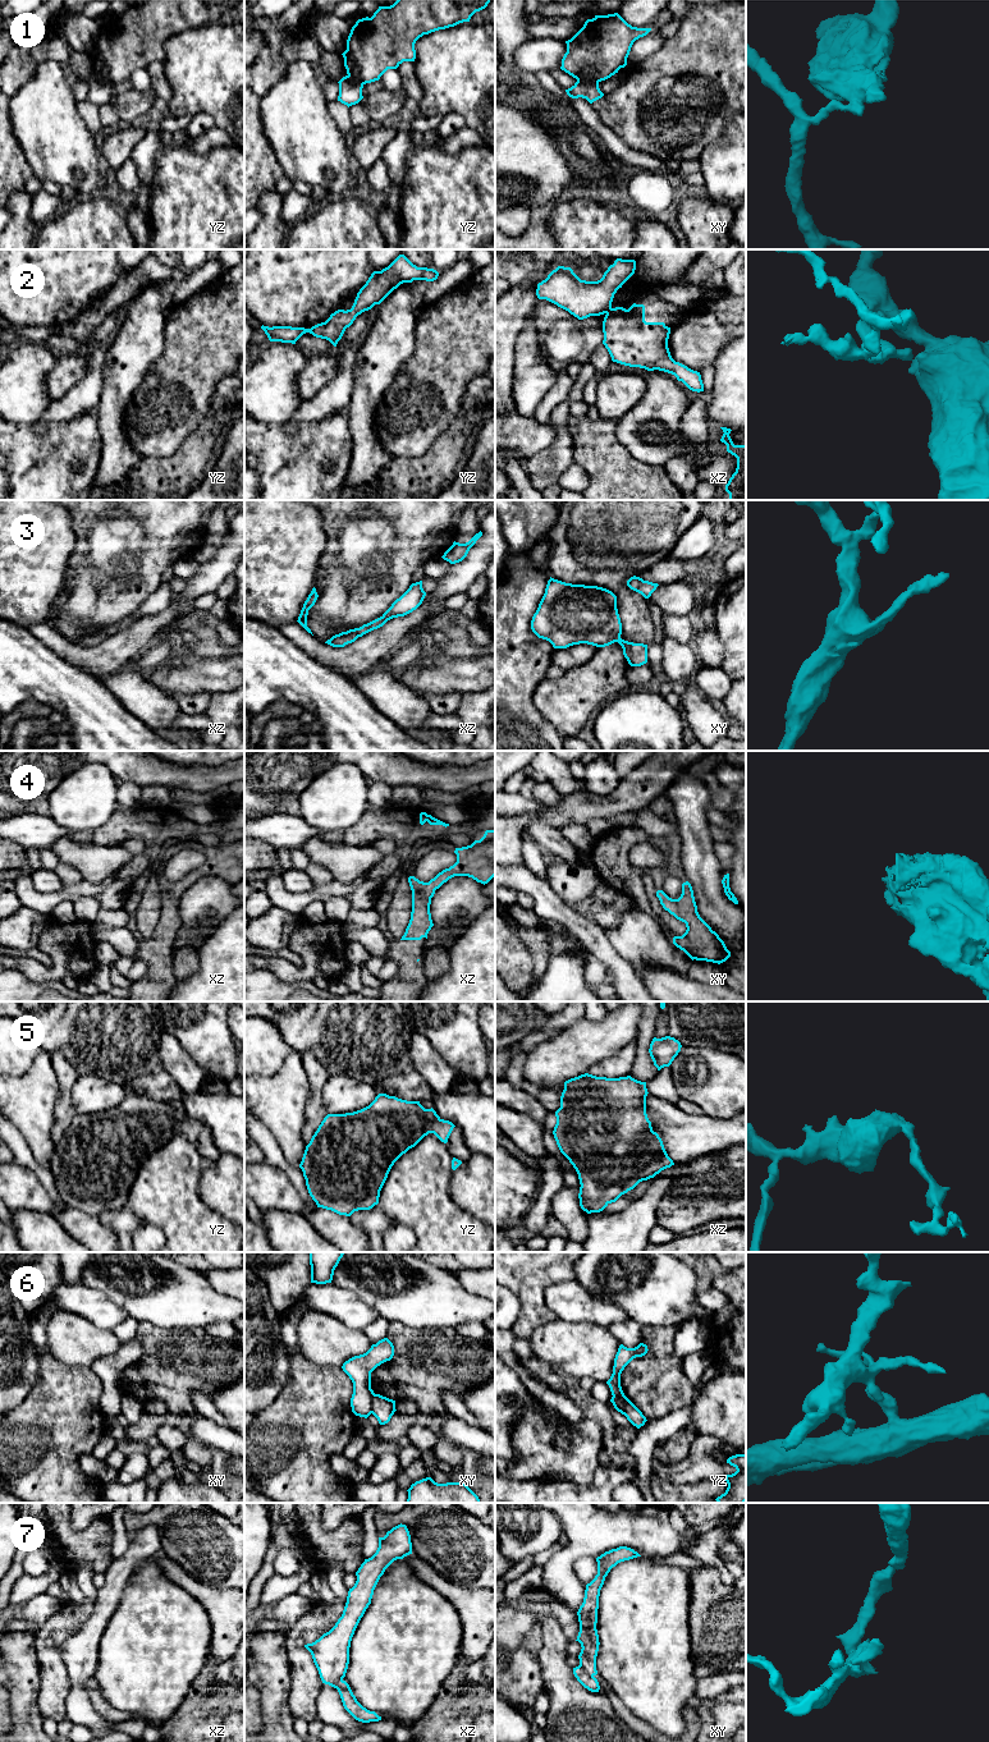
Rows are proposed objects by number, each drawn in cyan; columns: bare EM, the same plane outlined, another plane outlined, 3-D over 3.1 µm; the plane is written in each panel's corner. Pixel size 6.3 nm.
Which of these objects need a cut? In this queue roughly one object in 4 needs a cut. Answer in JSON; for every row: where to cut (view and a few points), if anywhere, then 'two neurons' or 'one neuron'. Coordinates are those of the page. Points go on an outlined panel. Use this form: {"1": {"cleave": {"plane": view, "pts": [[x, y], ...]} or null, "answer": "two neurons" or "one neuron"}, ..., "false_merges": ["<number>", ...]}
{"1": {"cleave": {"plane": "xy", "pts": [[577, 79], [595, 81], [598, 83]]}, "answer": "two neurons"}, "2": {"cleave": {"plane": "xz", "pts": [[610, 307], [605, 312]]}, "answer": "two neurons"}, "3": {"cleave": null, "answer": "one neuron"}, "4": {"cleave": null, "answer": "one neuron"}, "5": {"cleave": null, "answer": "one neuron"}, "6": {"cleave": {"plane": "yz", "pts": [[613, 1396], [622, 1396], [625, 1398], [625, 1413]]}, "answer": "two neurons"}, "7": {"cleave": {"plane": "xy", "pts": [[580, 1664], [593, 1676]]}, "answer": "two neurons"}, "false_merges": ["1", "2", "6", "7"]}

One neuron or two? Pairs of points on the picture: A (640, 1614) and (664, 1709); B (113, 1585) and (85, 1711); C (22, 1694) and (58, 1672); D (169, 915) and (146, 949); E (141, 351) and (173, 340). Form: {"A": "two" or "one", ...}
{"A": "one", "B": "one", "C": "two", "D": "one", "E": "two"}

